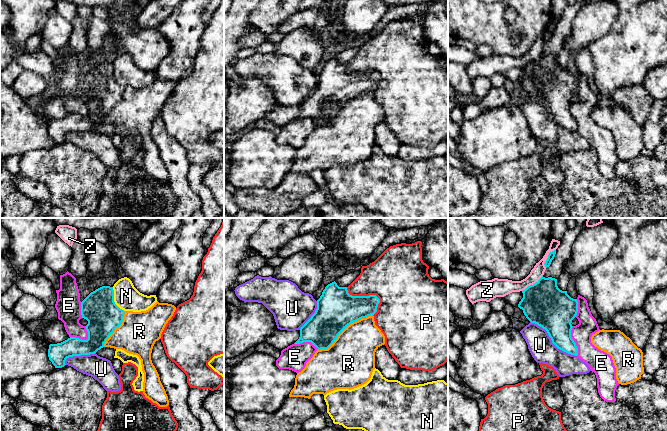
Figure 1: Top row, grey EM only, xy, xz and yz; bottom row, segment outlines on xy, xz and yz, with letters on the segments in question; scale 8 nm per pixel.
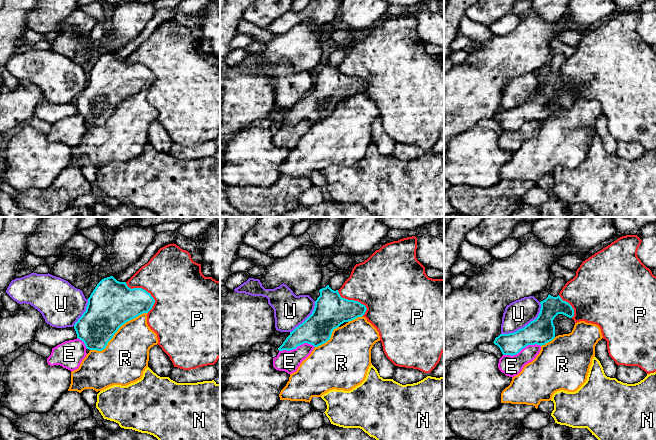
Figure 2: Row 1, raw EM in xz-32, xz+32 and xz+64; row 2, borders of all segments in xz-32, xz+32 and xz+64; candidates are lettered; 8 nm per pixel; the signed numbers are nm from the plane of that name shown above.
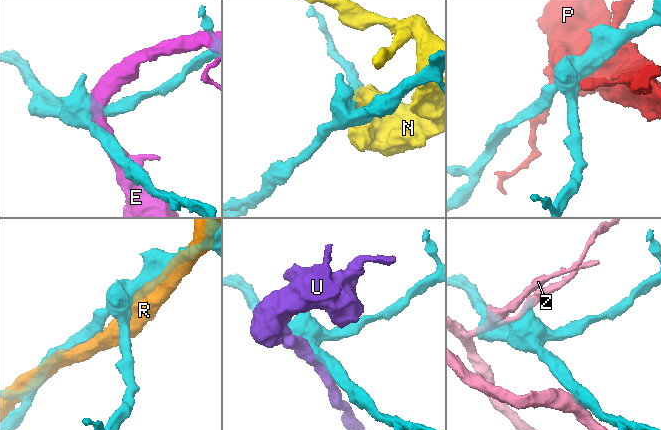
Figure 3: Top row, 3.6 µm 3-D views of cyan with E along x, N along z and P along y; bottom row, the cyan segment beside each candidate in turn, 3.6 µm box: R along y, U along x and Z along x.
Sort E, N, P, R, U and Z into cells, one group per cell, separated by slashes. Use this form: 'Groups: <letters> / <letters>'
Groups: E / N / P / R / U / Z

